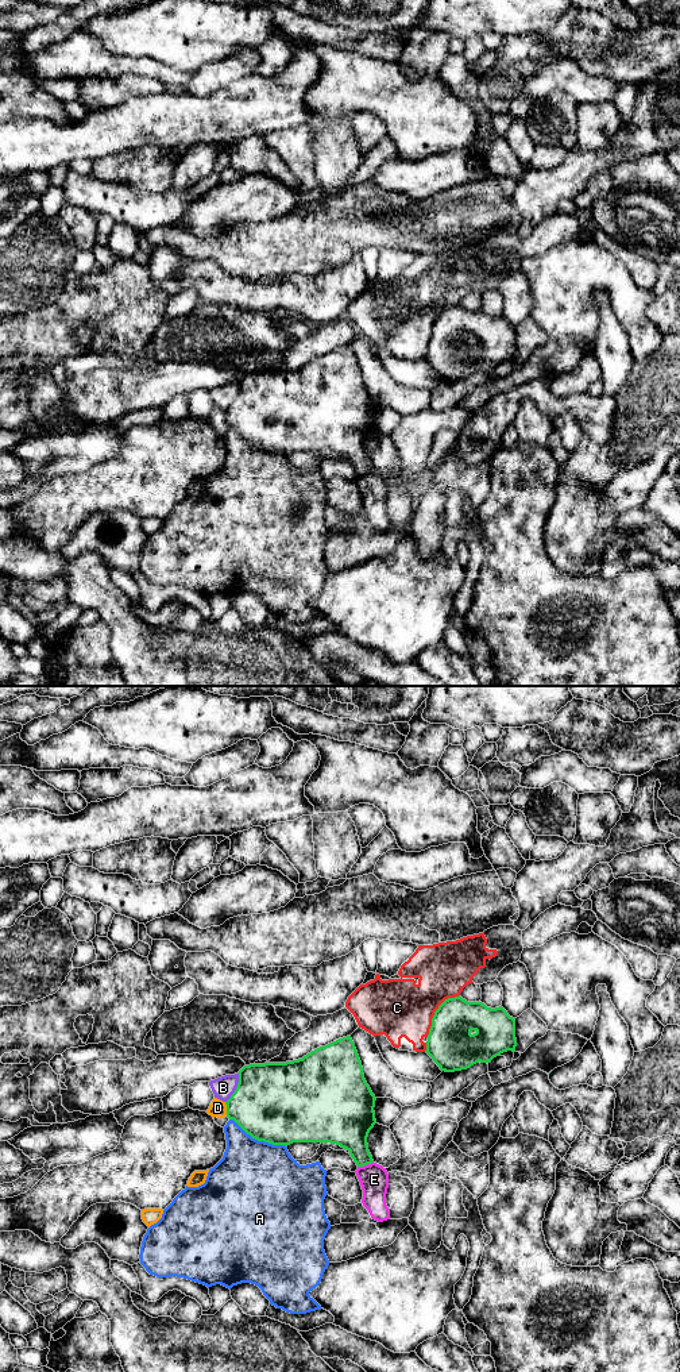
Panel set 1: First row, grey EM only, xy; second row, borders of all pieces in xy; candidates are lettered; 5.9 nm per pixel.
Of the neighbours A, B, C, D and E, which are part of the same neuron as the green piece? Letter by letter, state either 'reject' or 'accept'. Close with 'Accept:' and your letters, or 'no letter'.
A: reject
B: reject
C: reject
D: reject
E: reject
Accept: no letter

